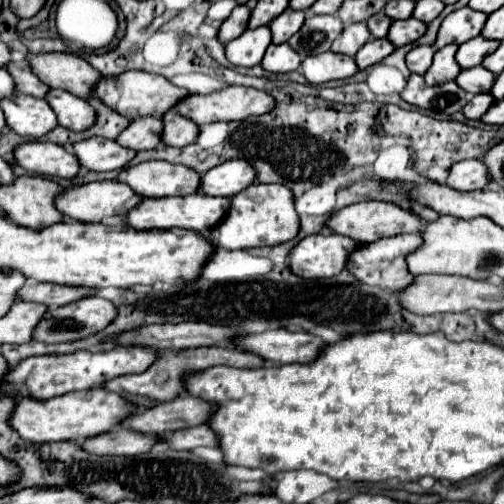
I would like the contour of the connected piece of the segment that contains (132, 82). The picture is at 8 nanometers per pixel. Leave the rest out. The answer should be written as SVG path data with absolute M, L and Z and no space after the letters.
M125 71L119 77L105 77L105 83L101 83L101 87L97 87L97 97L105 105L113 107L115 111L119 111L121 115L125 115L129 119L147 117L147 115L163 117L171 107L175 107L187 95L189 95L187 89L181 89L181 87L169 83L165 77L153 75L153 73L143 73L143 71Z

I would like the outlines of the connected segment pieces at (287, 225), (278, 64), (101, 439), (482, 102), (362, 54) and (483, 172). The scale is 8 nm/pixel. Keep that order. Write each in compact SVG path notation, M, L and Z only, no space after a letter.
M253 183L249 191L231 199L233 207L229 215L219 223L219 227L209 229L205 235L217 243L217 249L247 249L247 247L263 247L263 245L279 245L291 241L299 233L299 215L295 211L295 199L289 187L285 185L263 185Z
M289 43L271 45L261 61L261 67L269 73L289 73L301 67L301 57L297 51L293 51L293 47L289 47Z
M119 425L103 435L91 437L81 443L87 451L95 455L141 455L151 451L161 439L157 435L143 435L125 425Z
M491 93L475 95L475 97L471 99L471 103L467 103L467 105L465 105L463 113L465 113L465 117L467 117L467 119L481 119L493 103L495 103L495 97L493 97Z
M373 39L373 41L365 43L365 47L361 47L361 51L355 55L355 59L357 59L359 67L367 69L375 63L381 63L393 51L395 51L395 45L389 39Z
M459 161L451 167L447 185L457 191L477 191L487 189L491 183L487 175L487 165L483 161Z

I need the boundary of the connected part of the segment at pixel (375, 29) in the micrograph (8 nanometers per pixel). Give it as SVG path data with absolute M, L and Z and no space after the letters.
M381 11L381 13L377 13L377 15L373 15L373 19L369 19L369 21L367 21L369 31L371 31L371 35L373 35L373 37L387 37L391 23L393 23L393 19L391 19L391 17L387 17L383 11Z

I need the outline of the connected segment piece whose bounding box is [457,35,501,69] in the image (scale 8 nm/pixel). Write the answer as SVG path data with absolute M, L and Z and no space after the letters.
M473 37L469 41L465 41L463 45L459 45L459 51L457 51L457 63L461 63L463 69L469 69L469 67L477 67L483 63L483 59L493 53L497 47L501 45L501 41L489 41L485 37Z

